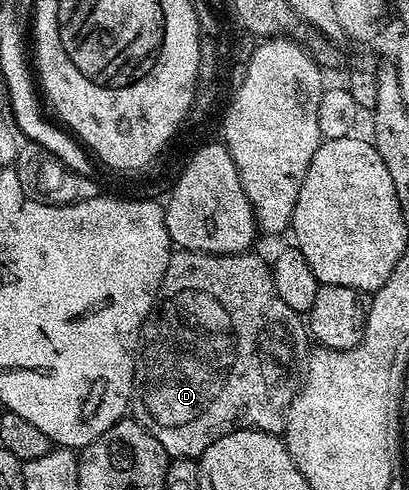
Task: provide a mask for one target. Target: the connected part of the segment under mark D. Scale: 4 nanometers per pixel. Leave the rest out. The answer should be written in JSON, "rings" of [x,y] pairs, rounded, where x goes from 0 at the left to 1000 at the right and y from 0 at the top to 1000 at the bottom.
{"rings":[[[433,510],[416,520],[408,535],[403,565],[394,590],[384,594],[384,612],[374,618],[374,633],[364,639],[355,667],[345,673],[340,716],[335,722],[335,749],[325,753],[325,806],[330,822],[320,833],[323,855],[352,869],[399,910],[406,933],[413,935],[489,935],[506,910],[535,894],[589,873],[619,873],[628,882],[665,882],[687,886],[697,880],[697,851],[716,824],[716,812],[731,798],[731,767],[716,761],[716,749],[748,733],[760,710],[760,688],[751,676],[748,655],[738,639],[711,633],[692,608],[682,608],[682,592],[672,592],[667,549],[660,533],[626,522],[626,512],[577,514],[538,522],[513,514],[457,514]]]}

